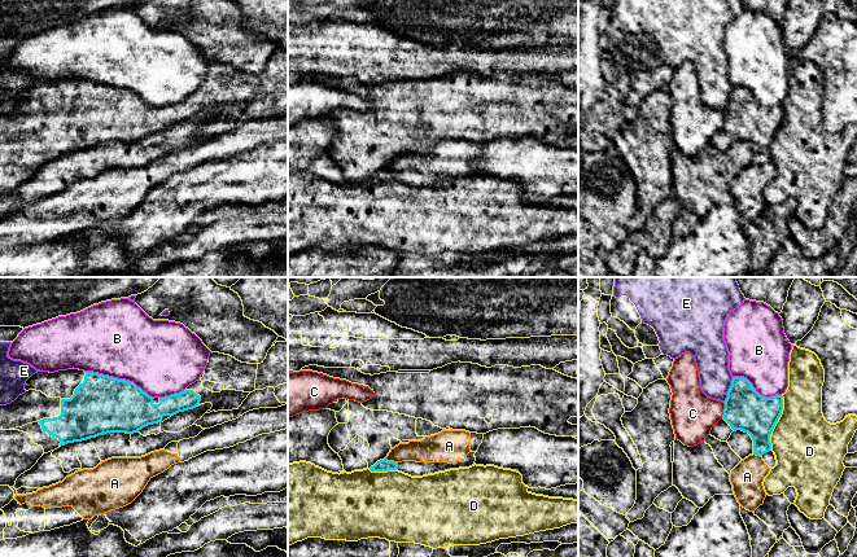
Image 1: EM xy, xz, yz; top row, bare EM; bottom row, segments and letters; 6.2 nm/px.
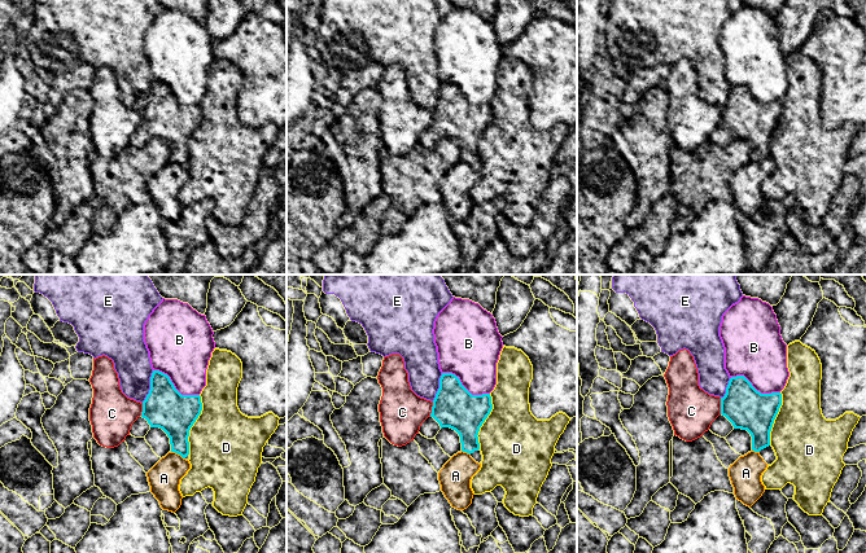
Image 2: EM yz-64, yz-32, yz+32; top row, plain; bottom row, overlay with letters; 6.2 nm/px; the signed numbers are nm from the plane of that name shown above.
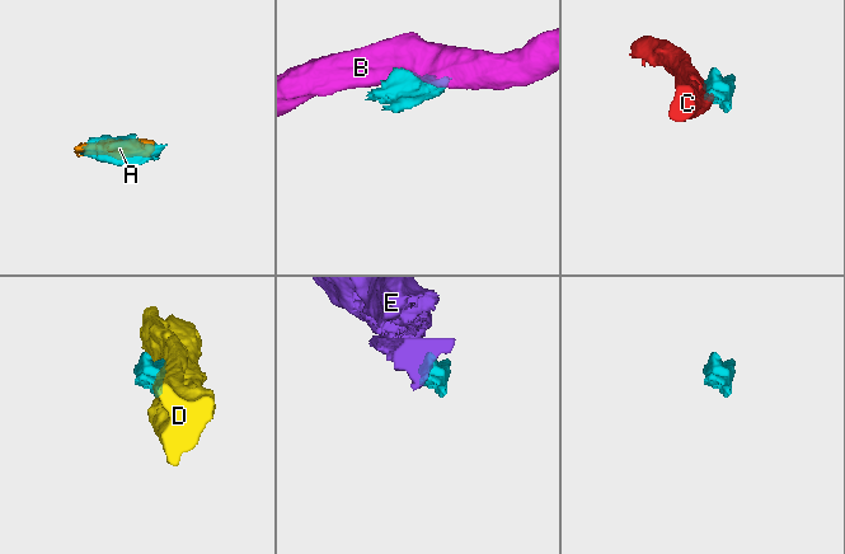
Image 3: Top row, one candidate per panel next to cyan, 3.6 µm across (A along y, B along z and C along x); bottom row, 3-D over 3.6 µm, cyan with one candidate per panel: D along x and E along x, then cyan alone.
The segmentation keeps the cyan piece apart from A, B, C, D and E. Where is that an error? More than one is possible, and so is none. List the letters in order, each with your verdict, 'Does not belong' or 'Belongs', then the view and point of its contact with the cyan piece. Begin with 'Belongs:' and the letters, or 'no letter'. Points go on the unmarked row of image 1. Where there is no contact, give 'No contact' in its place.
Belongs: no letter
A: Does not belong. Touches cyan at xz (392, 171)
B: Does not belong. Touches cyan at xy (119, 90)
C: Does not belong. Touches cyan at yz (724, 119)
D: Does not belong. Touches cyan at yz (777, 131)
E: Does not belong. Touches cyan at yz (729, 100)

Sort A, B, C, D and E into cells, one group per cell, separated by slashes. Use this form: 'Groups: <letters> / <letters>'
Groups: A / B / C / D / E

